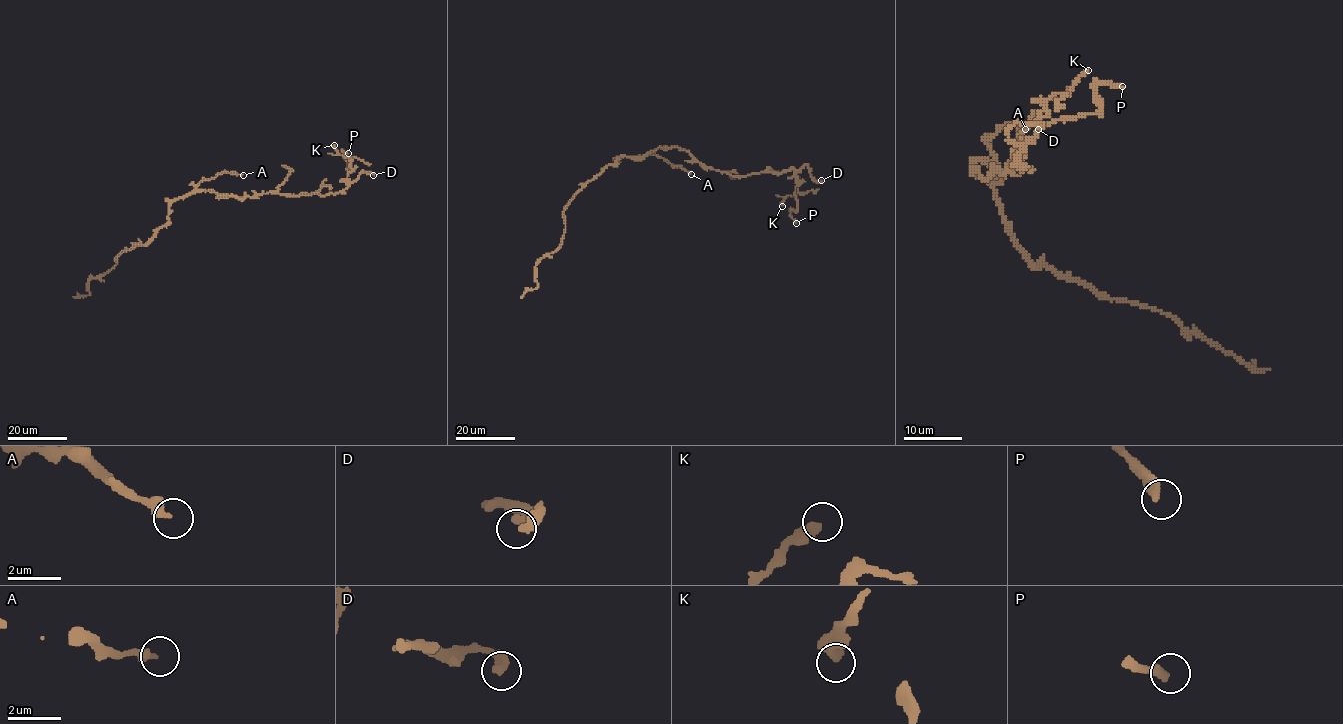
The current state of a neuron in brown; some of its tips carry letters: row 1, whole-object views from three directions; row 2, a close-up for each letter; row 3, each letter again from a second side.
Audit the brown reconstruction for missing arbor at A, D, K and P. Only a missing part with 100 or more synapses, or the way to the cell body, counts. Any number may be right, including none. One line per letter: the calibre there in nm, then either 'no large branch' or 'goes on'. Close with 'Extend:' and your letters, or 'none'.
A: 320 nm | no large branch
D: 340 nm | no large branch
K: 440 nm | no large branch
P: 300 nm | no large branch
Extend: none

